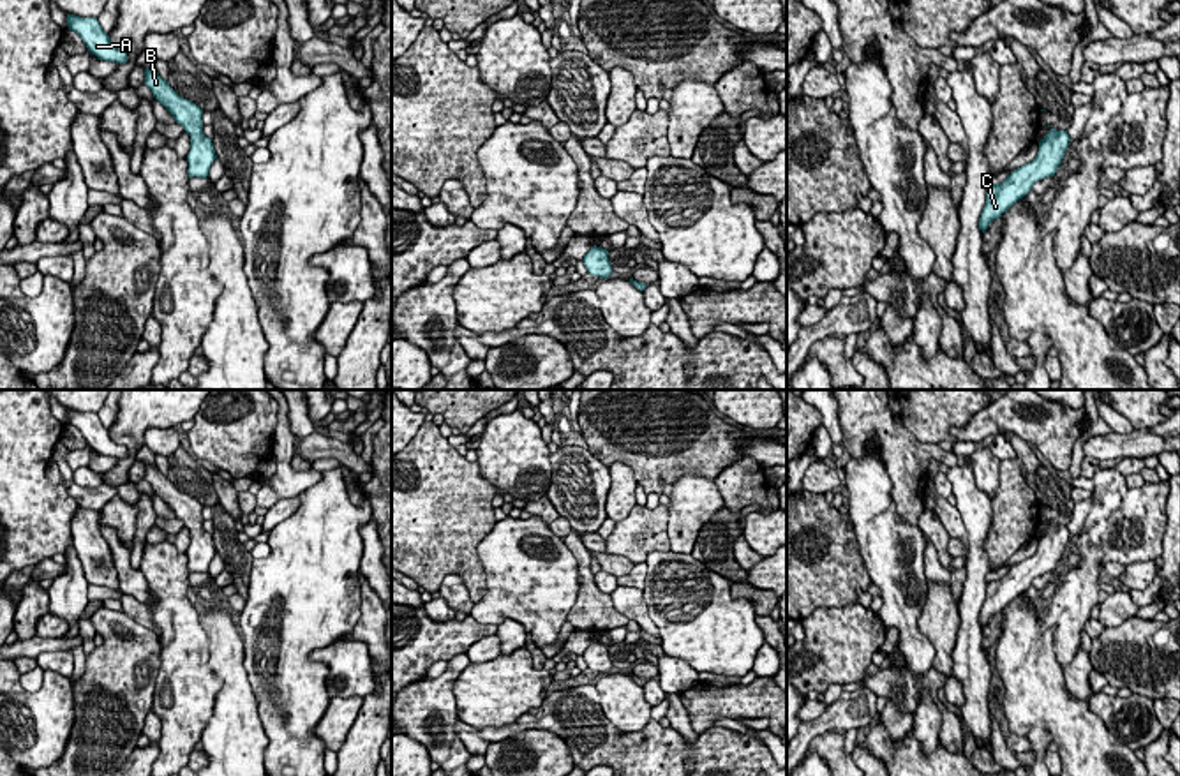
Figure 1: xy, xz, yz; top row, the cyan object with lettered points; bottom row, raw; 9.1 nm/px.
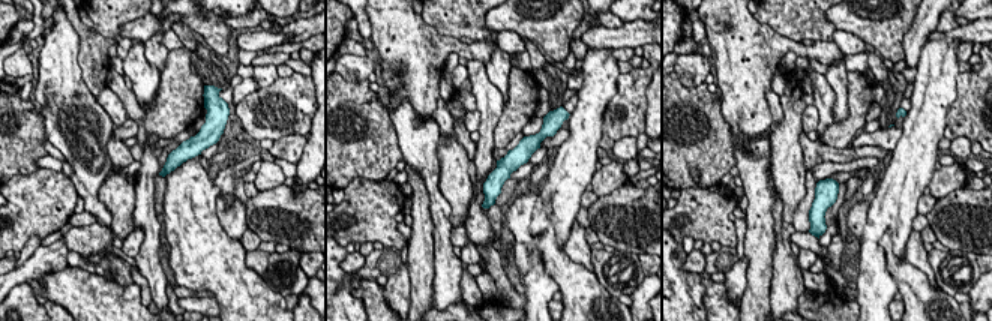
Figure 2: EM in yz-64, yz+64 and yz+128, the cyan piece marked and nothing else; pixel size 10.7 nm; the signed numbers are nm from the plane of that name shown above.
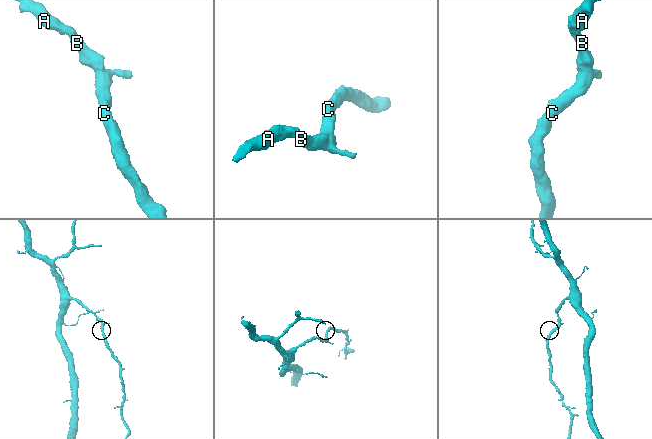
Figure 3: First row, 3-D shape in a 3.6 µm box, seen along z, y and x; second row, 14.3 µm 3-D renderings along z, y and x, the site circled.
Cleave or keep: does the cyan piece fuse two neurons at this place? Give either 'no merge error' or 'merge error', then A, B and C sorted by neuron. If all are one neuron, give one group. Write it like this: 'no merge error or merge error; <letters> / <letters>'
no merge error; A B C

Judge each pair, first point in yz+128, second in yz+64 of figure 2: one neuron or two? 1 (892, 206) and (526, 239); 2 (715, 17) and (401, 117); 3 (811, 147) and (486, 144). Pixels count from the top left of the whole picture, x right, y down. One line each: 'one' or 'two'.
1: two
2: two
3: two

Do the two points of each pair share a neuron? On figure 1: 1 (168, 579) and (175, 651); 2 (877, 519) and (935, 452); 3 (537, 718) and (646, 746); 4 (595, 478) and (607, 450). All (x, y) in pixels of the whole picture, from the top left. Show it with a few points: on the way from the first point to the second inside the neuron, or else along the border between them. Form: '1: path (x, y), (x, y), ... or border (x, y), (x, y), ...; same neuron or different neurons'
1: path (170, 596), (175, 634); same neuron
2: border (881, 461), (891, 484), (895, 512), (916, 526); different neurons
3: path (563, 718), (574, 718), (602, 745), (619, 746); same neuron
4: border (586, 448), (607, 468); different neurons

